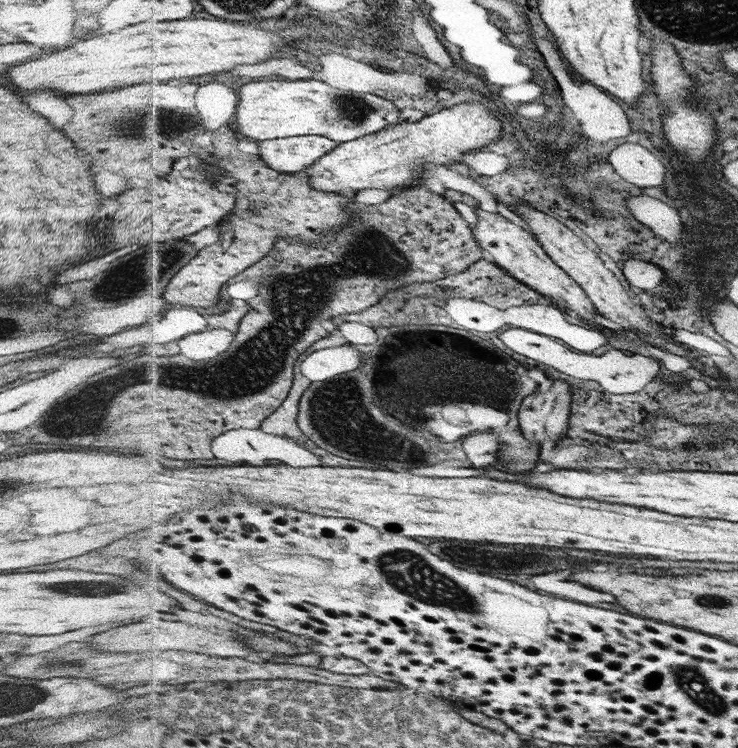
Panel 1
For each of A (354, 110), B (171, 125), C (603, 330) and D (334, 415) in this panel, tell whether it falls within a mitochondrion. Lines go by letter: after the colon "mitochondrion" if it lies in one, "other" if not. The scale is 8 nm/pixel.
A: mitochondrion
B: mitochondrion
C: other
D: mitochondrion

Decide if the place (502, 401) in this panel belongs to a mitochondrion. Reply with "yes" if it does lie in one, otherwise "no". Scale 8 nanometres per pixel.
no

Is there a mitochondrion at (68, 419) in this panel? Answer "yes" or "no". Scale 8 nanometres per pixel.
yes

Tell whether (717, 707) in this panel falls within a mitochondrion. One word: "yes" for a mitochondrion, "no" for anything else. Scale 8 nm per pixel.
no

